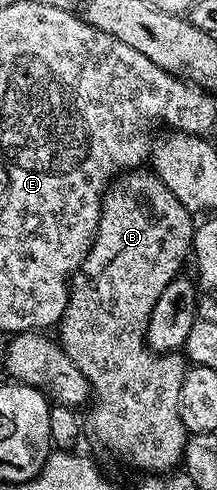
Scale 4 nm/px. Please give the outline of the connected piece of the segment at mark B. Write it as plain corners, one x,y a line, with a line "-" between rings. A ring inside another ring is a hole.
137,168
117,177
104,192
96,235
83,264
72,275
68,303
58,323
60,347
86,376
94,399
87,407
87,436
89,434
102,449
109,450
114,457
121,458
139,472
175,471
183,463
188,443
189,430
180,415
185,355
180,352
157,354
146,339
148,321
154,304
158,304
158,296
162,296
162,288
183,271
180,269
184,261
189,261
194,233
192,218
193,211
185,208
182,200
178,200
151,169

